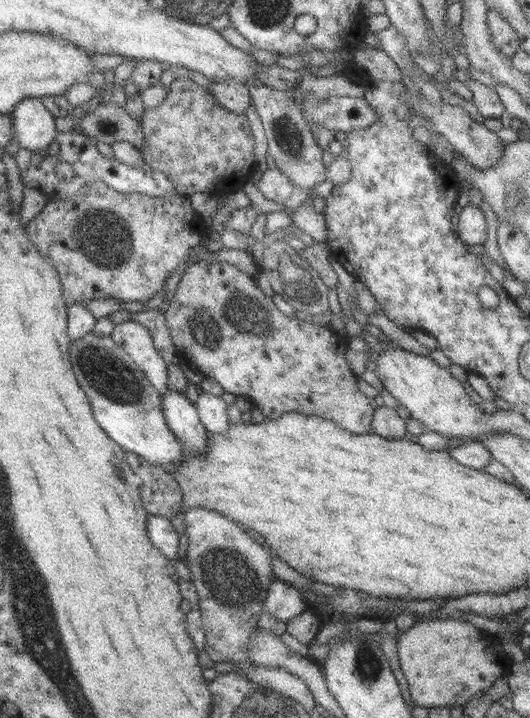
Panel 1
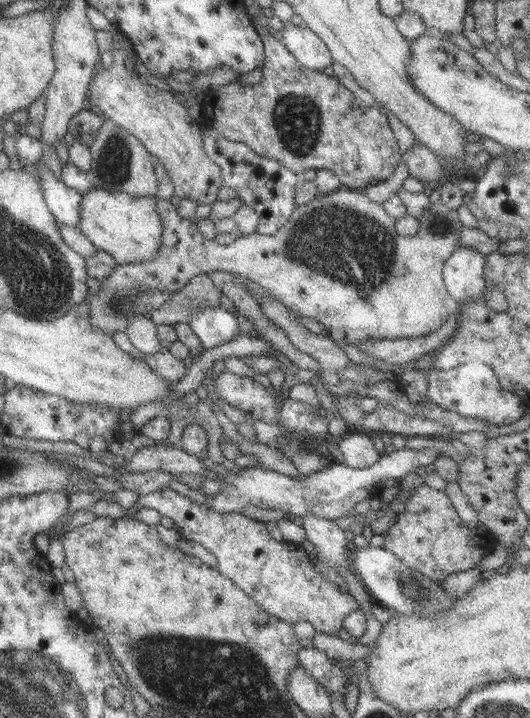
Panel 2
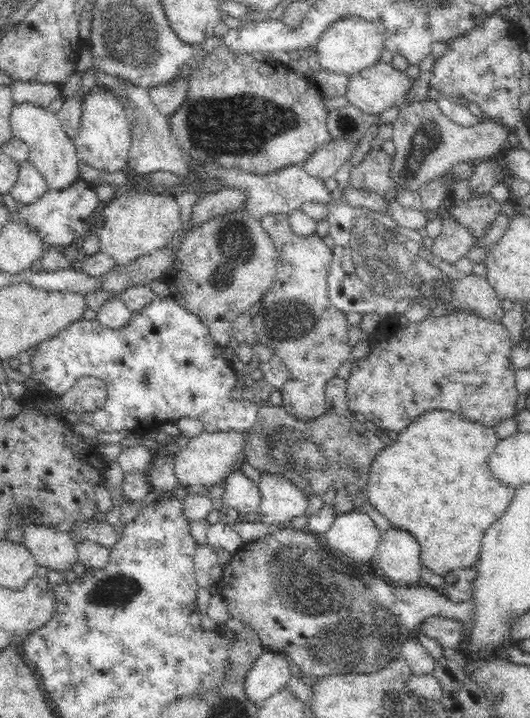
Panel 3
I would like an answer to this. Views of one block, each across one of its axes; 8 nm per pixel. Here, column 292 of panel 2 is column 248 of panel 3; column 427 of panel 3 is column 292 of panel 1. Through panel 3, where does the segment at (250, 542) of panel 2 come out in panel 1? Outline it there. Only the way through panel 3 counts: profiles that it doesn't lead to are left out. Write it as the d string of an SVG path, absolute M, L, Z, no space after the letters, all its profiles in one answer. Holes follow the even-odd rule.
M274 578L268 589L265 600L265 610L280 621L287 622L306 610L306 597L294 585Z

